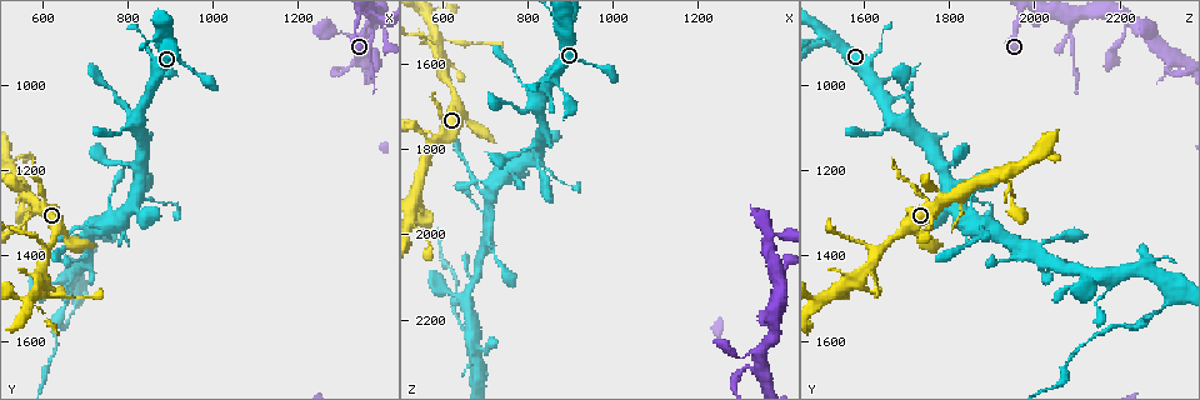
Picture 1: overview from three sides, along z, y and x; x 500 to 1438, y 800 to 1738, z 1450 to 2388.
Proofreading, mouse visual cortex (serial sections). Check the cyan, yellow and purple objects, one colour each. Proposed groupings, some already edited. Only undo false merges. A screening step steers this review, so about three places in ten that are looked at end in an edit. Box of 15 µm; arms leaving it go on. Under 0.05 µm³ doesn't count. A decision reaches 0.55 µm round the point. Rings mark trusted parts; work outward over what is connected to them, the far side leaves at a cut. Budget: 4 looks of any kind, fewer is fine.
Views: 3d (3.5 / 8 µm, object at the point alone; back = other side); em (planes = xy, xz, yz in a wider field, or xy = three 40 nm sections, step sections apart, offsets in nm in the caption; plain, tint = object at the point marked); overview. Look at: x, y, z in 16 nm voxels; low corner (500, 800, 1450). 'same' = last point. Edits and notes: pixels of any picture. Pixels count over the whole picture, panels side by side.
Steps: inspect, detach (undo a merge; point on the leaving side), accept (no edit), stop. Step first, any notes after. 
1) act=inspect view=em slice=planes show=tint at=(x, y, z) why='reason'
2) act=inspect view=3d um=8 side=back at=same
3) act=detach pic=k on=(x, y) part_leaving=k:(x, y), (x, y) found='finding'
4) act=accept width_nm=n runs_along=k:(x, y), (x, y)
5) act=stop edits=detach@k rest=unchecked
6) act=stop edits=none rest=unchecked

act=inspect view=3d um=3.5 at=(655, 1450, 2145) why='thin arm on a thick one'

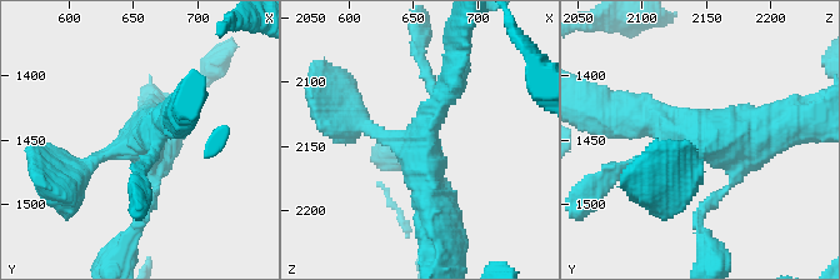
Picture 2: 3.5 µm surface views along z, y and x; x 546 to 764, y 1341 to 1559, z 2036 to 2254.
act=inspect view=em slice=xy step=3 show=tint at=(648, 1452, 2146) why='need the tissue'

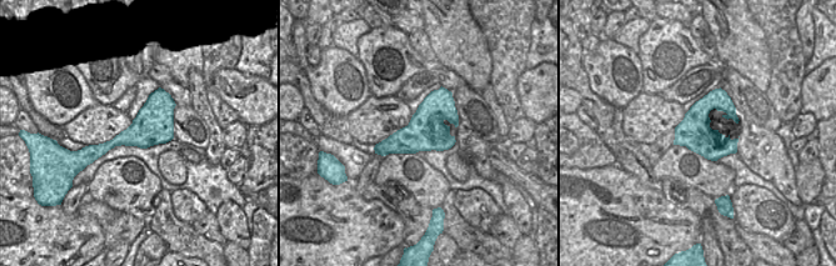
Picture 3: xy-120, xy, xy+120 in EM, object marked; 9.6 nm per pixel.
act=accept runs_along=2:(454, 80), (411, 141), (434, 211) found='continuous, no second cell'

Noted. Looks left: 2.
act=inspect view=3d um=3.5 at=(605, 1400, 1640) why='thin neck'

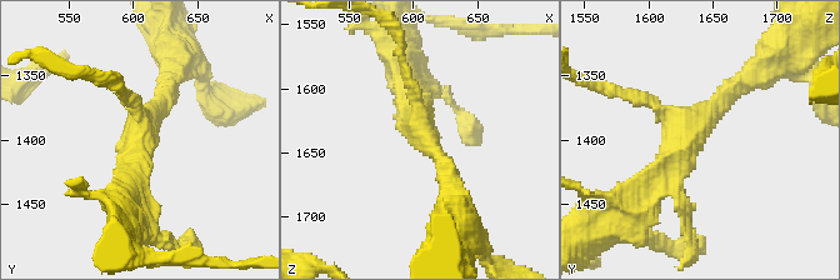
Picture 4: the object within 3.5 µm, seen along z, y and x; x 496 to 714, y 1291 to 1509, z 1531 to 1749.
act=inspect view=em slice=xy step=1 show=tint at=(608, 1394, 1636)

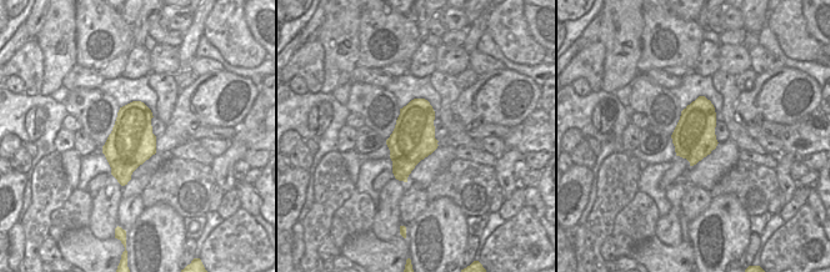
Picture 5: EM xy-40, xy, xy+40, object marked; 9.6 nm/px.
act=accept runs_along=4:(749, 76), (646, 199) found='one cell here'

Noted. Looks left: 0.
act=stop edits=none rest=unchecked

